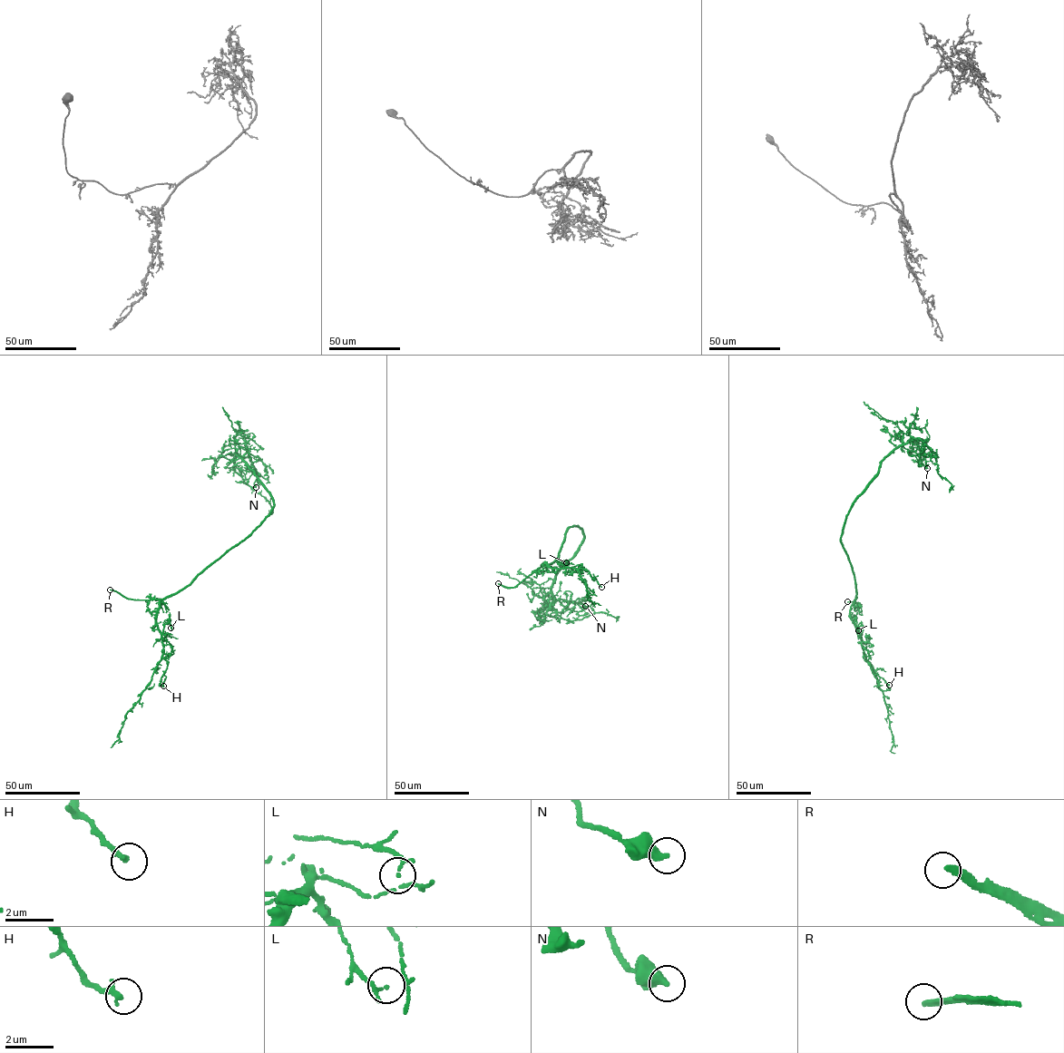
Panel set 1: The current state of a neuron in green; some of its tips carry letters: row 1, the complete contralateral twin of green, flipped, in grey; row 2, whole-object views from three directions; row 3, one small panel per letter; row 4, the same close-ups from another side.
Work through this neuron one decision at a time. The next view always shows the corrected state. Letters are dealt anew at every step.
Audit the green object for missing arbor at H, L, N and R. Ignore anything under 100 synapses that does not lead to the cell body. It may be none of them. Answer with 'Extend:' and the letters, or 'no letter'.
Extend: R

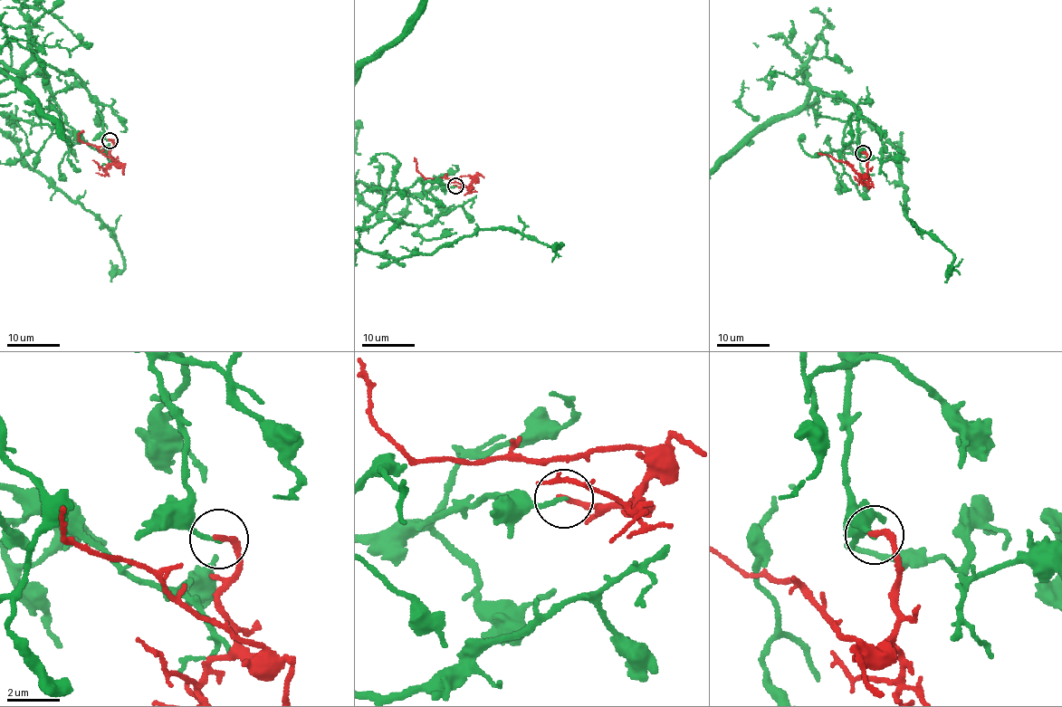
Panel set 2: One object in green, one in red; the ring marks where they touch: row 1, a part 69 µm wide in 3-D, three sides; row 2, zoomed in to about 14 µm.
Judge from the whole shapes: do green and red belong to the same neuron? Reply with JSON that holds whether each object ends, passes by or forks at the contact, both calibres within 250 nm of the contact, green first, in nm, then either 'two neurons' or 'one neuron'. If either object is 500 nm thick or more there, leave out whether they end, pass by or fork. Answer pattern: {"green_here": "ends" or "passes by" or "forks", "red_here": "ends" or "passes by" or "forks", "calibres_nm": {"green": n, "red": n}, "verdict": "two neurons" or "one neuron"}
{"green_here": "ends", "red_here": "ends", "calibres_nm": {"green": 160, "red": 200}, "verdict": "two neurons"}

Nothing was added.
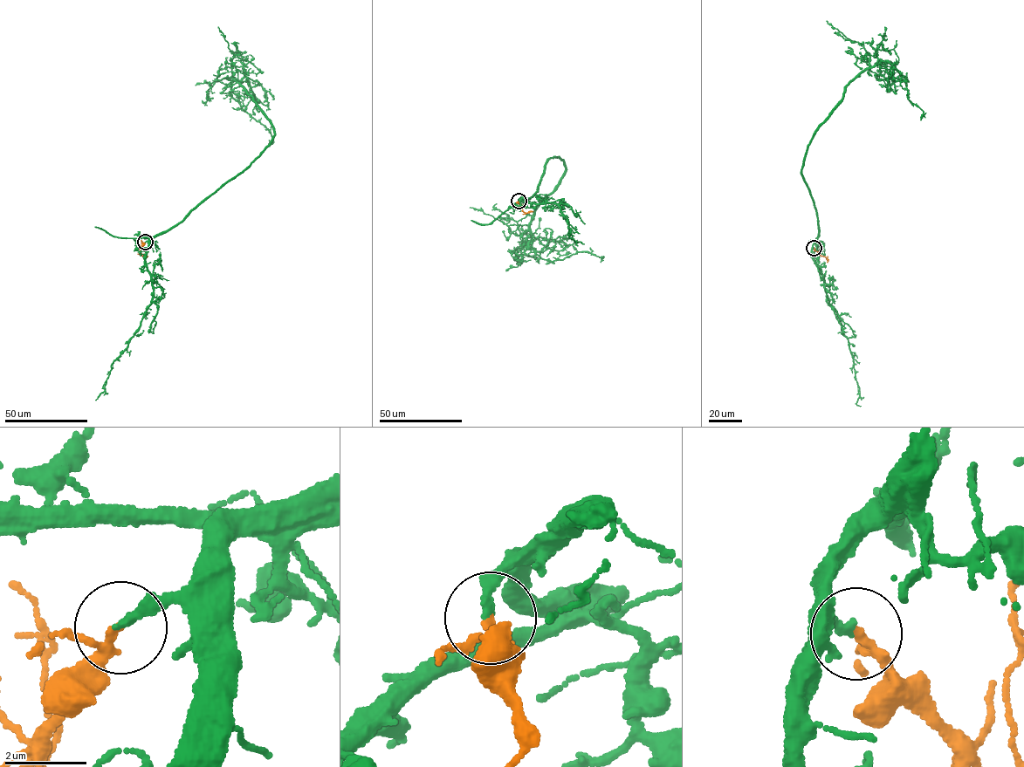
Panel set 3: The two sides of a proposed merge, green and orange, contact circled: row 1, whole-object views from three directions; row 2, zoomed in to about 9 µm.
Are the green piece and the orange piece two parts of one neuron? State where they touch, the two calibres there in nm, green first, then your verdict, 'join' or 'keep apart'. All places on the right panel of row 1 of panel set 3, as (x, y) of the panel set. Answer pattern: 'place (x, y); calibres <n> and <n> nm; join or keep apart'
place (814, 248); calibres 220 and 170 nm; join

